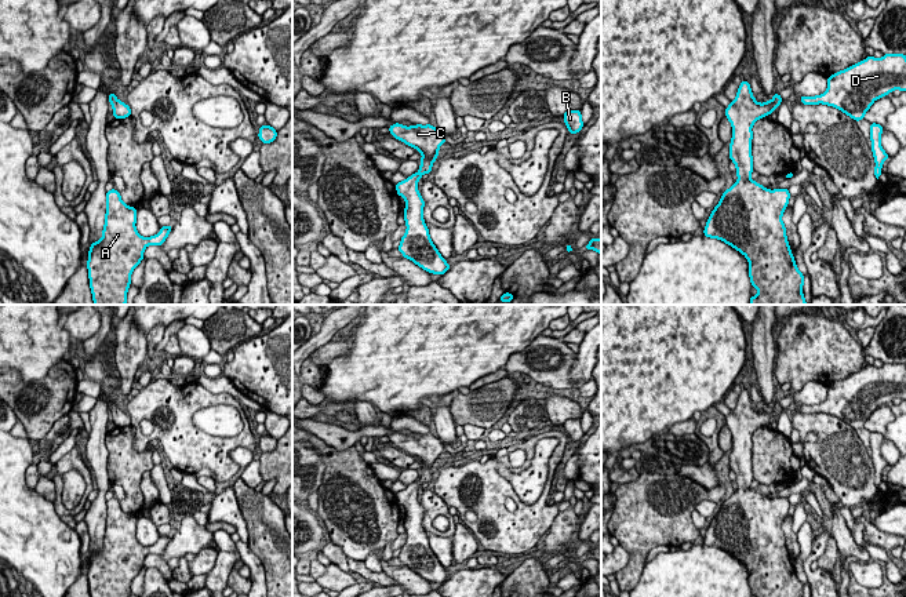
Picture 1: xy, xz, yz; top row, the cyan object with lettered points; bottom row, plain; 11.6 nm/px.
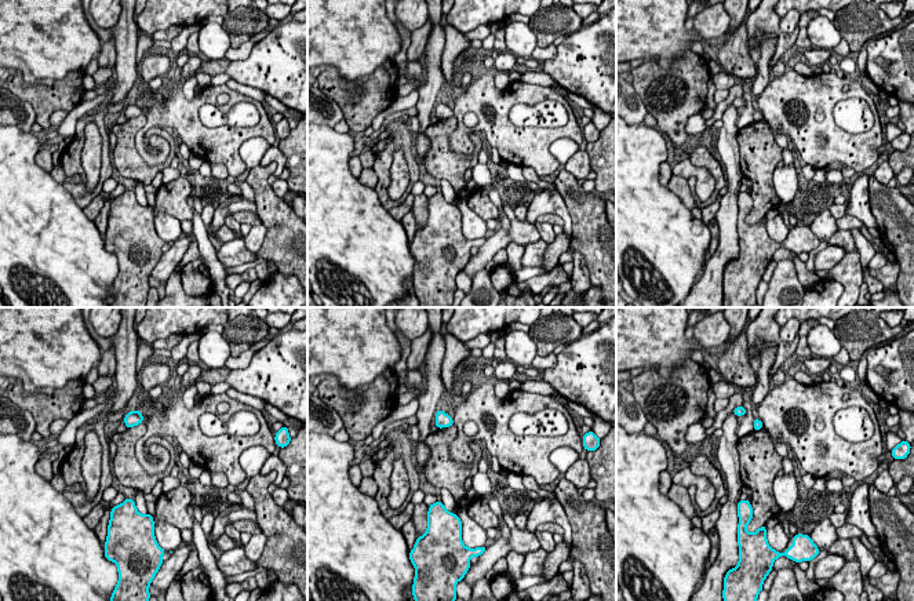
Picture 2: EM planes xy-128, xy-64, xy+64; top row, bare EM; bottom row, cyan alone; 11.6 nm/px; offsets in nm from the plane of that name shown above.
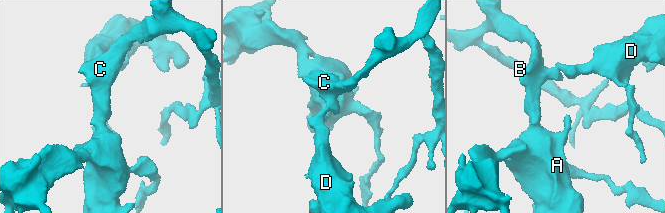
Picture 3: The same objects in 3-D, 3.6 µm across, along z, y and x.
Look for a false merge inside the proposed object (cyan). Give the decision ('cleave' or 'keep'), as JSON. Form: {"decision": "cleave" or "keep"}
{"decision": "keep"}

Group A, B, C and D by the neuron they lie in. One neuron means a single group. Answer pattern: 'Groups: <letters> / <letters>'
Groups: A B C D

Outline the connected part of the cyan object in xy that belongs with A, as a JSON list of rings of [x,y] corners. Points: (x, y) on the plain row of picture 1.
[[[106,502],[106,524],[102,547],[88,560],[88,586],[91,597],[128,597],[131,582],[143,568],[148,554],[161,554],[172,534],[161,535],[160,542],[142,546],[135,536],[137,517],[123,512],[120,502]]]

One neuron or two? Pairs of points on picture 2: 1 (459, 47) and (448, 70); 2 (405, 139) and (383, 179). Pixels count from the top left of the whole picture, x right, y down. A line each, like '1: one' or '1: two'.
1: one
2: one

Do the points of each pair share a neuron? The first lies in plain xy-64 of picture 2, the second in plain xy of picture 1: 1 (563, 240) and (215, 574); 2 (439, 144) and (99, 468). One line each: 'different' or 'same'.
1: same
2: different

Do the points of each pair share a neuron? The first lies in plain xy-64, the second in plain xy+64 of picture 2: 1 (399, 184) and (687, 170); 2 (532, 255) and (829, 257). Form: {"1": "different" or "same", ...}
{"1": "same", "2": "same"}

